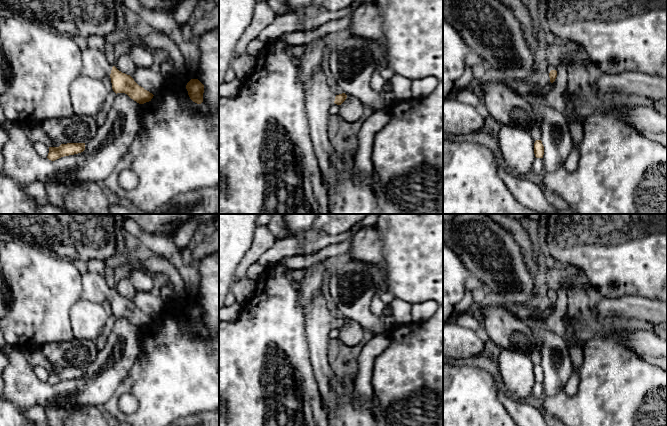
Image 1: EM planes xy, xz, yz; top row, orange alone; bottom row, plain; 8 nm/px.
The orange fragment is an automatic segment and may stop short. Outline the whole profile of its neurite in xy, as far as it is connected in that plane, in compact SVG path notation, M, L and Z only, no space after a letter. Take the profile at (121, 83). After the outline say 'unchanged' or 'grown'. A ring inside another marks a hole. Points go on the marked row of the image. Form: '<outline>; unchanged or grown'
M86 48L82 51L81 74L102 80L104 77L111 78L112 89L117 93L125 93L139 104L151 101L153 94L139 86L134 79L112 66L105 54L95 48Z; grown

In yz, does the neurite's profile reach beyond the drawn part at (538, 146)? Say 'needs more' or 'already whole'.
already whole

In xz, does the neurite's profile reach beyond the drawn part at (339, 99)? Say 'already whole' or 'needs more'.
needs more

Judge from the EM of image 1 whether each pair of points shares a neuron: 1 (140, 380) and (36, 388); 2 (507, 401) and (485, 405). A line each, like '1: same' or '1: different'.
1: different
2: different

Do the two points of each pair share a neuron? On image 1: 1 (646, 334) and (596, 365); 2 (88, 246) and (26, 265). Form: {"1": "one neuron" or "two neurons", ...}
{"1": "two neurons", "2": "two neurons"}

